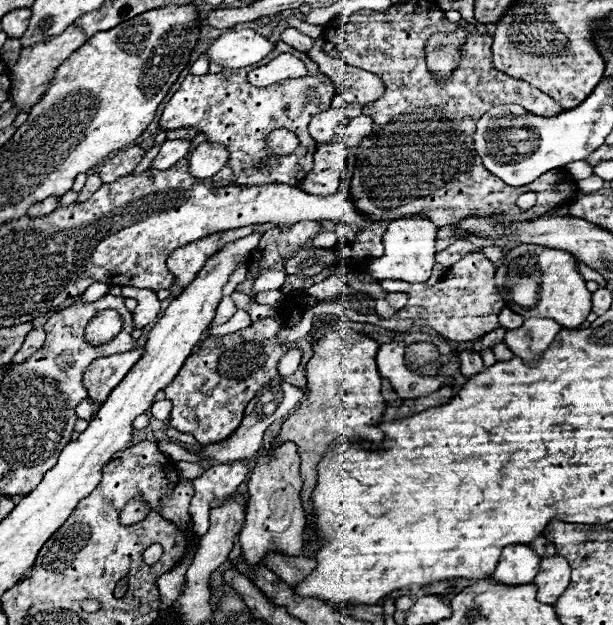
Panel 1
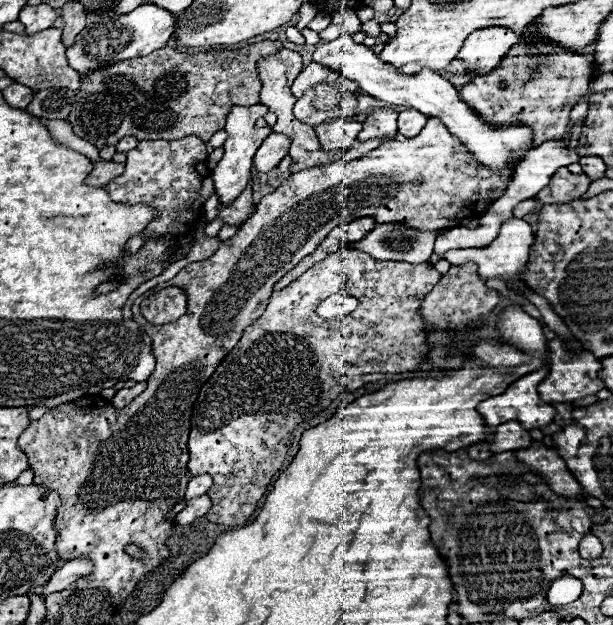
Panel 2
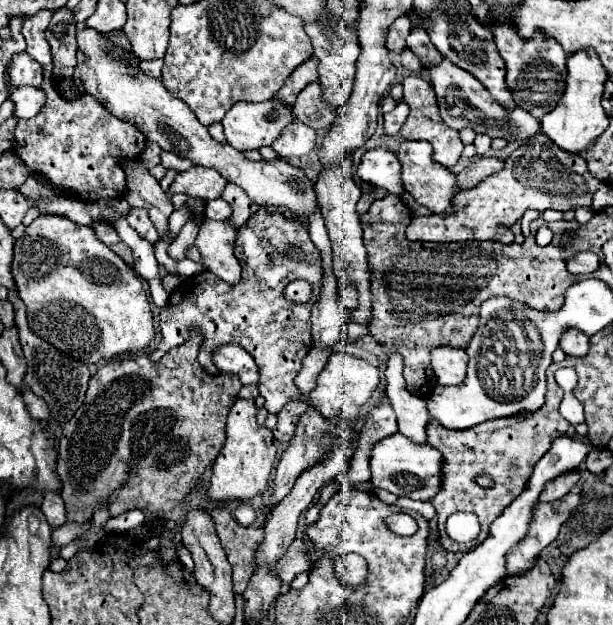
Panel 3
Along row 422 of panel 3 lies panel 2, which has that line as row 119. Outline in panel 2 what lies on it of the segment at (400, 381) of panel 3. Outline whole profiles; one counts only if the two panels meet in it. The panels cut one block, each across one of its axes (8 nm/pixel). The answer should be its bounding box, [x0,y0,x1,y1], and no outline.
[398,110,428,138]

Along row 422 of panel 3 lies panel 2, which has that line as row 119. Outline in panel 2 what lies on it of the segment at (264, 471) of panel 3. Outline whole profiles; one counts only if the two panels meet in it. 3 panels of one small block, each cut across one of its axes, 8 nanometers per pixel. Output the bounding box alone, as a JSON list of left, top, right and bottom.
[212,104,272,204]

